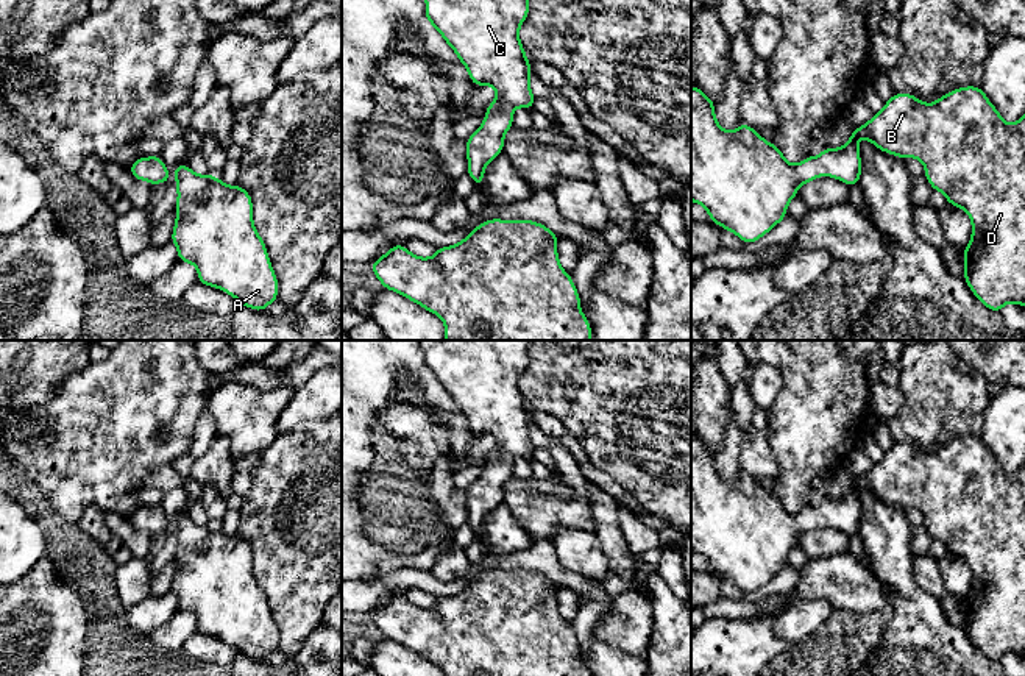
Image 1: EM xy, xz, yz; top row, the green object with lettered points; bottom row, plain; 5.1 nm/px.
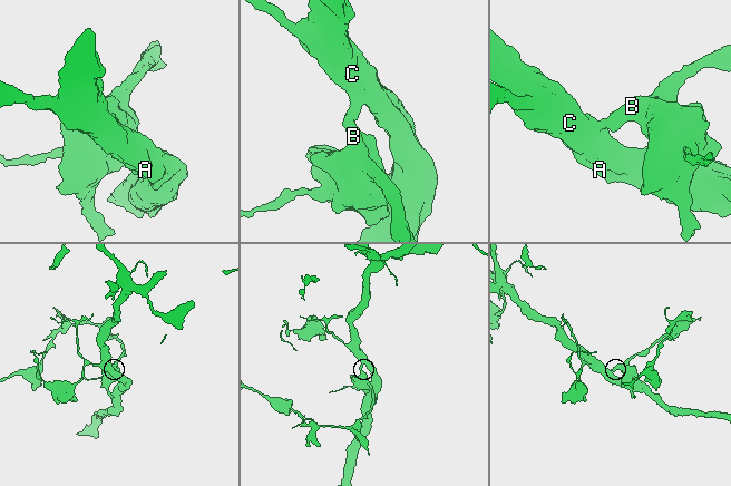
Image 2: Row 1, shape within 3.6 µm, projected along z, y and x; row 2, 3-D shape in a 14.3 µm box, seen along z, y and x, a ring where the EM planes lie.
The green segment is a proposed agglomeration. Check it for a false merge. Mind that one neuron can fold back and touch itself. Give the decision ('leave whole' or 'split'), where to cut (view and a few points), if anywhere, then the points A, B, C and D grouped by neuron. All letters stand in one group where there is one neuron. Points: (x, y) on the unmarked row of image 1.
leave whole | no cut | A B C D

